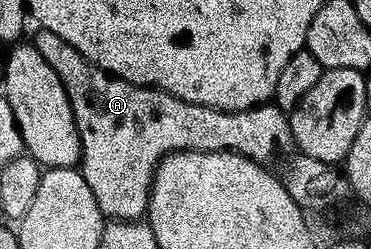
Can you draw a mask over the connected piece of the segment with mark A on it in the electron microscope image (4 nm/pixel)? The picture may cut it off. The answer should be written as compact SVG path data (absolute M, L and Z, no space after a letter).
M36 28L33 44L45 58L45 63L57 71L61 83L65 87L65 95L69 95L69 103L73 107L73 119L77 123L77 131L81 139L81 172L85 183L89 183L89 191L93 191L93 199L97 199L97 207L104 218L113 221L138 221L146 214L151 184L155 178L155 168L163 158L177 151L209 151L210 153L240 153L260 163L270 162L270 157L282 145L290 146L291 123L288 114L274 103L256 105L254 109L242 109L236 113L226 113L220 109L210 109L189 103L185 99L175 97L150 85L134 85L112 73L106 73L97 67L77 47L69 47L61 35L53 35L53 31Z

